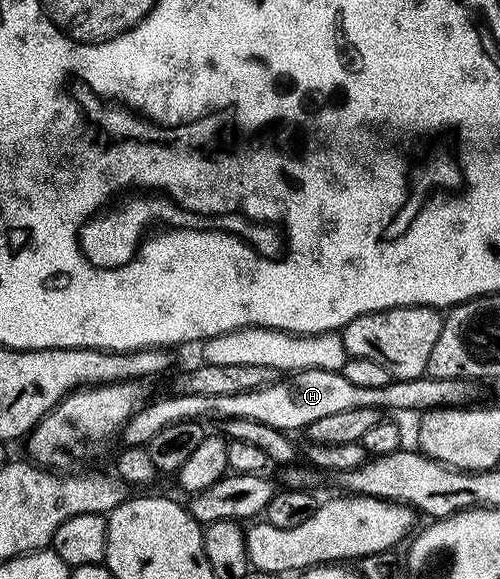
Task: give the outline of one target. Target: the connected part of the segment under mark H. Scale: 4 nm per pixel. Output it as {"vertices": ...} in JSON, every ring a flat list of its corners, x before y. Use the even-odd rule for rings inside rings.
{"vertices":[[299,369,293,375,287,376,285,379,272,383,270,386,260,386,256,390,242,391,240,394,224,394,216,395,215,397,209,397,208,395,167,395,168,397,162,397,159,401,154,401,145,404,137,413,131,417,130,422,128,422,125,427,122,428,120,434,121,440,126,440,125,444,130,447,146,447,149,446,150,440,153,439,160,431,164,431,164,427,172,427,173,425,178,425,181,421,202,421,207,419,206,417,222,417,221,419,229,419,235,417,236,419,254,419,256,423,268,423,268,427,276,427,283,431,291,431,290,429,302,429,302,431,309,430,312,423,316,423,316,419,325,419,328,415,336,415,340,411,356,411,357,409,376,409,385,411,385,409,418,409,417,411,429,411,432,409,437,409,439,407,449,406,451,403,458,403,461,397,470,397,474,393,475,386,471,384,469,380,466,379,436,379,435,377,421,376,416,379,408,379,407,381,396,381,391,380,384,387,360,387,357,383,350,382,349,379,344,379,344,375,340,371,324,371,323,369]]}

